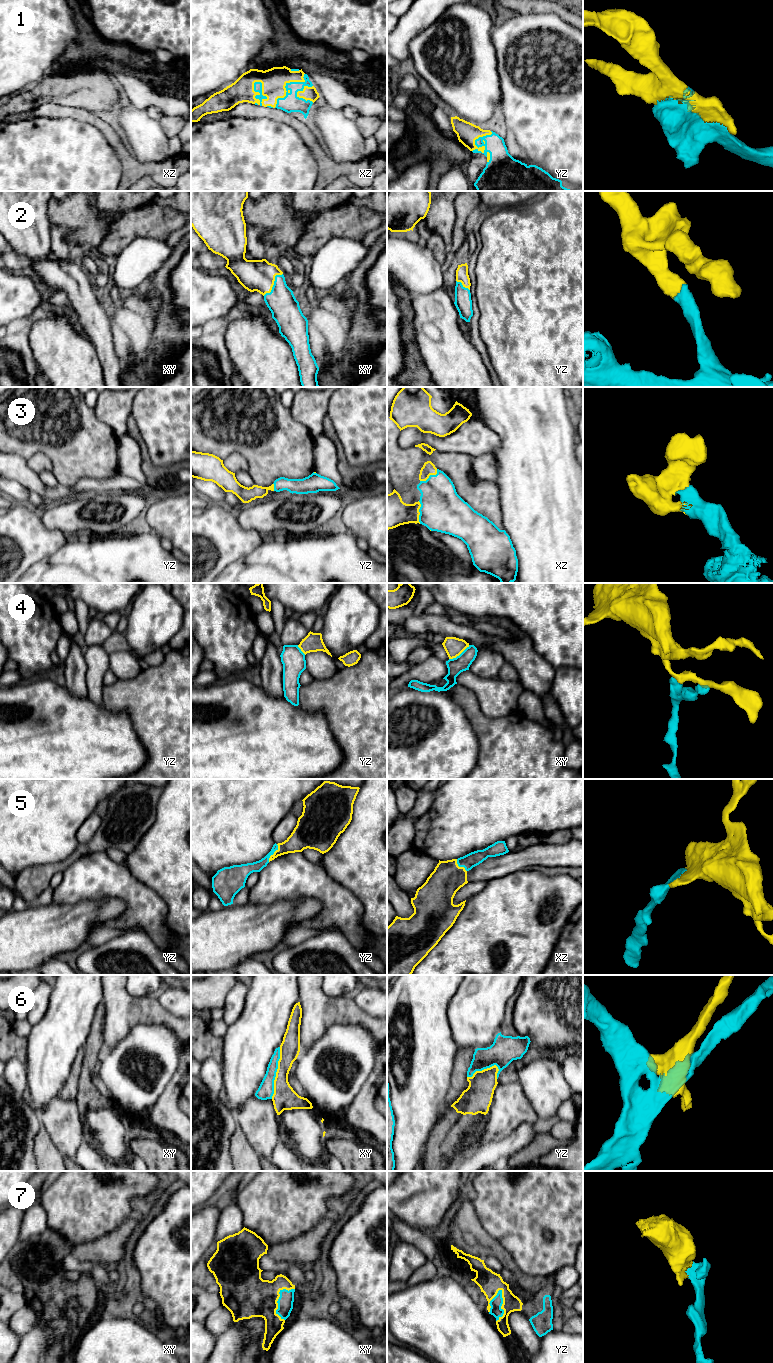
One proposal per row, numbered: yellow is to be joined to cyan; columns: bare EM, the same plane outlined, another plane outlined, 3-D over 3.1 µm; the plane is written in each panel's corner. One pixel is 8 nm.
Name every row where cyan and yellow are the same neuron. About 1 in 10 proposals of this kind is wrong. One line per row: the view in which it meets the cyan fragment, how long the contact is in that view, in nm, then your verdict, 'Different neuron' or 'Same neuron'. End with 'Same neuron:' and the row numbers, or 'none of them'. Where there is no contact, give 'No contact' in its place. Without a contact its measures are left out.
1: Touches cyan in xz. Shared border 420 nm. Same neuron
2: Touches cyan in xy. Shared border 240 nm. Same neuron
3: Touches cyan in xz. Shared border 180 nm. Same neuron
4: Touches cyan in xy. Shared border 200 nm. Different neuron
5: Touches cyan in yz. Shared border 160 nm. Same neuron
6: Touches cyan in xy. Shared border 420 nm. Different neuron
7: Touches cyan in yz. Shared border 260 nm. Same neuron
Same neuron: 1, 2, 3, 5, 7

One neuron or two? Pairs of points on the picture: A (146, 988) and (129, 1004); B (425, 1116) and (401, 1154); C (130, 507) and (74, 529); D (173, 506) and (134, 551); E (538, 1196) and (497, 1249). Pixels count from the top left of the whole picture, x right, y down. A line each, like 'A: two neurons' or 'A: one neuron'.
A: two neurons
B: one neuron
C: one neuron
D: two neurons
E: two neurons

